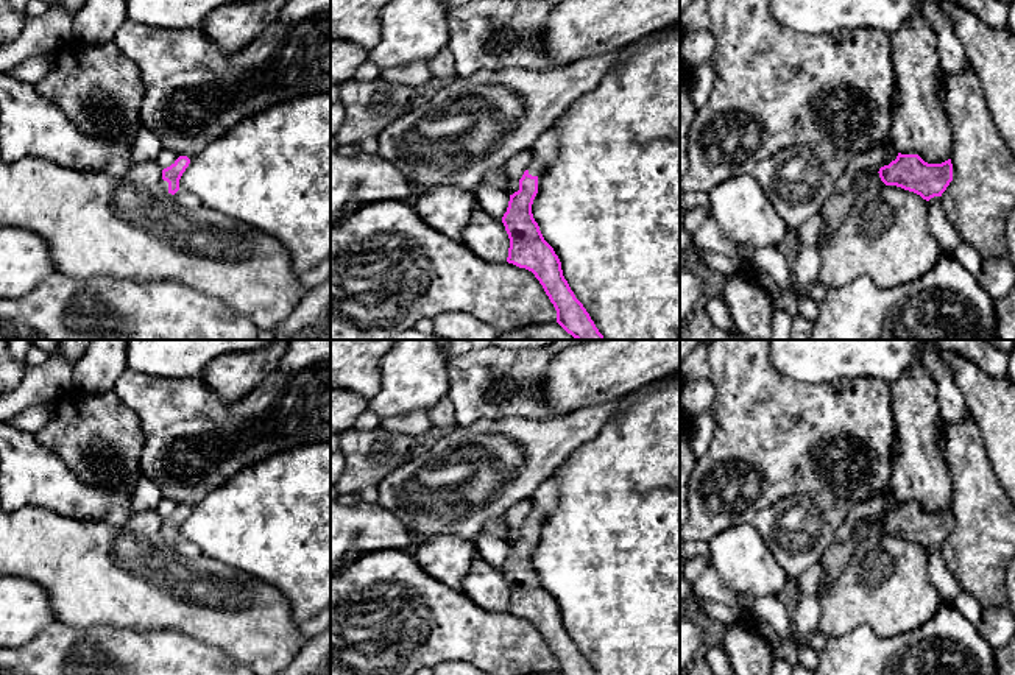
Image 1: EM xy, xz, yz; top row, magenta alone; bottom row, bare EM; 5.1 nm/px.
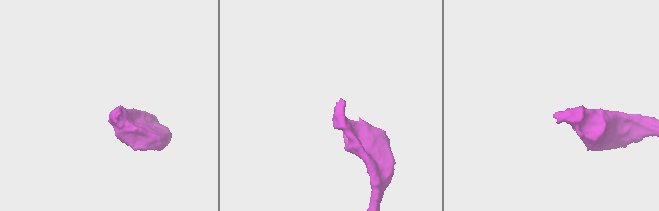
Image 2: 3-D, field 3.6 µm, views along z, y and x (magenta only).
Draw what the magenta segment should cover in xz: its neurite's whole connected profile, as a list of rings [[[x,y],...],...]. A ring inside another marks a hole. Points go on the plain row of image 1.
[[[532,510],[519,528],[519,539],[510,544],[502,572],[510,588],[507,611],[535,624],[557,659],[560,675],[596,675],[563,625],[561,611],[544,589],[532,563],[538,542],[541,513]]]

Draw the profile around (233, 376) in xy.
[[[273,340],[263,349],[220,355],[204,369],[204,380],[221,401],[237,402],[278,368],[287,349],[288,340]]]

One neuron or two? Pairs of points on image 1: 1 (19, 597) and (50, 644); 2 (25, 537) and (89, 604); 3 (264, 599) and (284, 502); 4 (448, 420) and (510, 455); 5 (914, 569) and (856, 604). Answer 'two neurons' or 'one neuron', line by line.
1: two neurons
2: one neuron
3: two neurons
4: two neurons
5: one neuron

